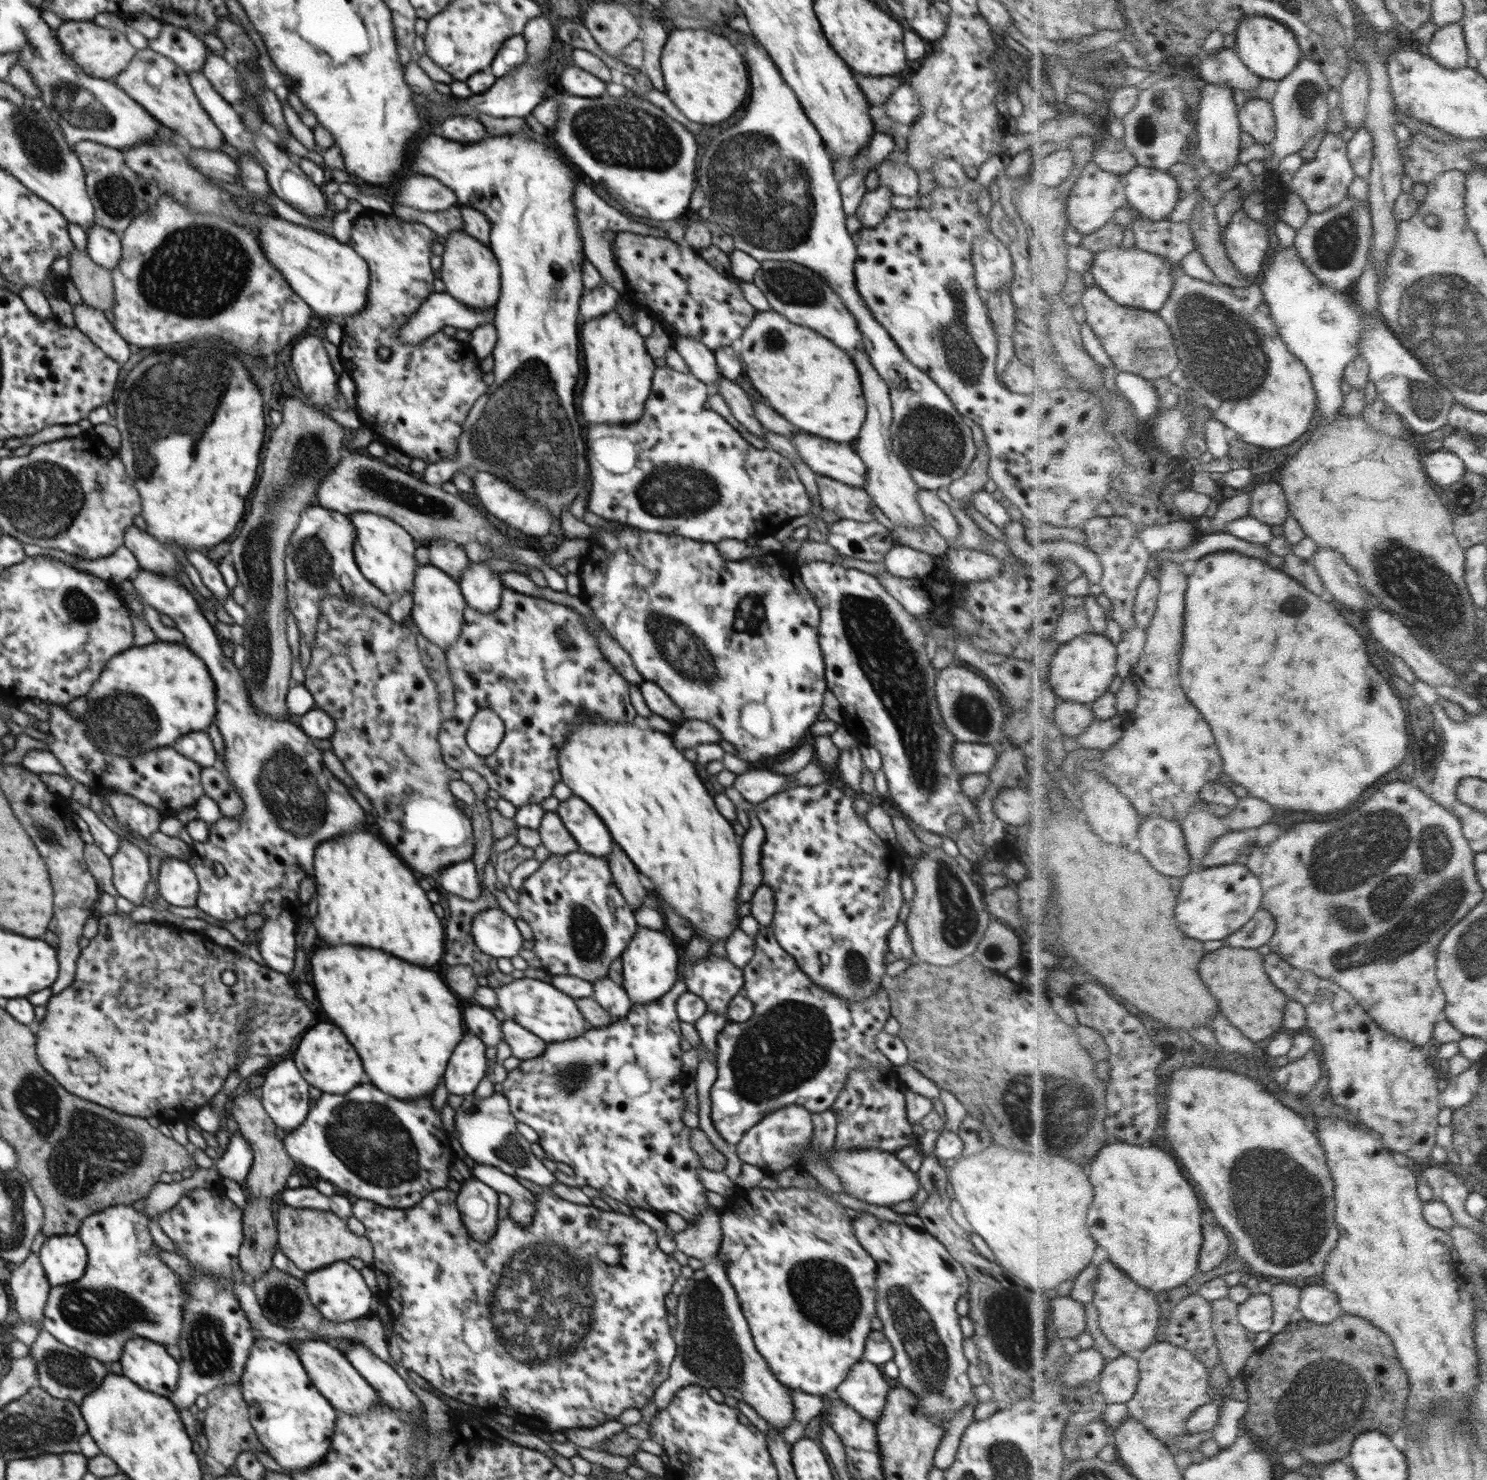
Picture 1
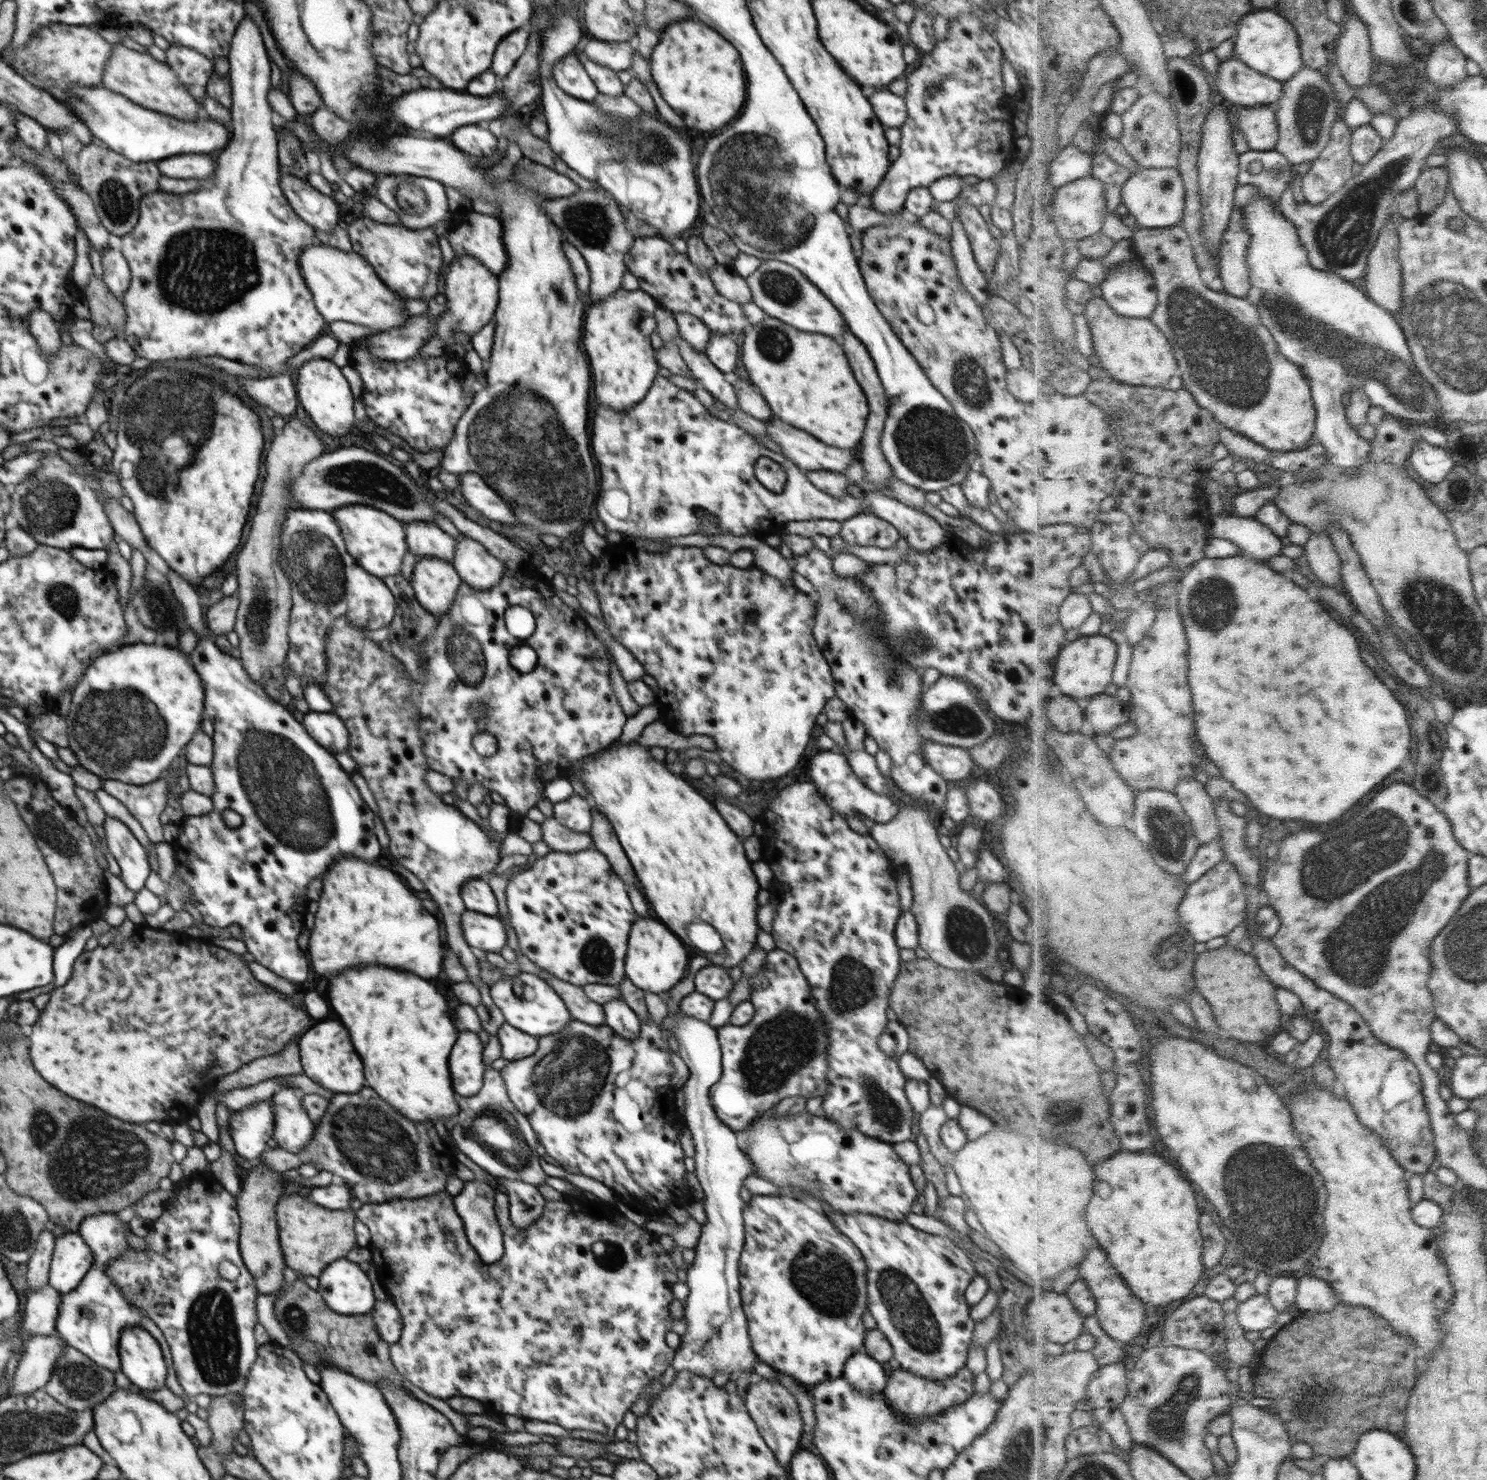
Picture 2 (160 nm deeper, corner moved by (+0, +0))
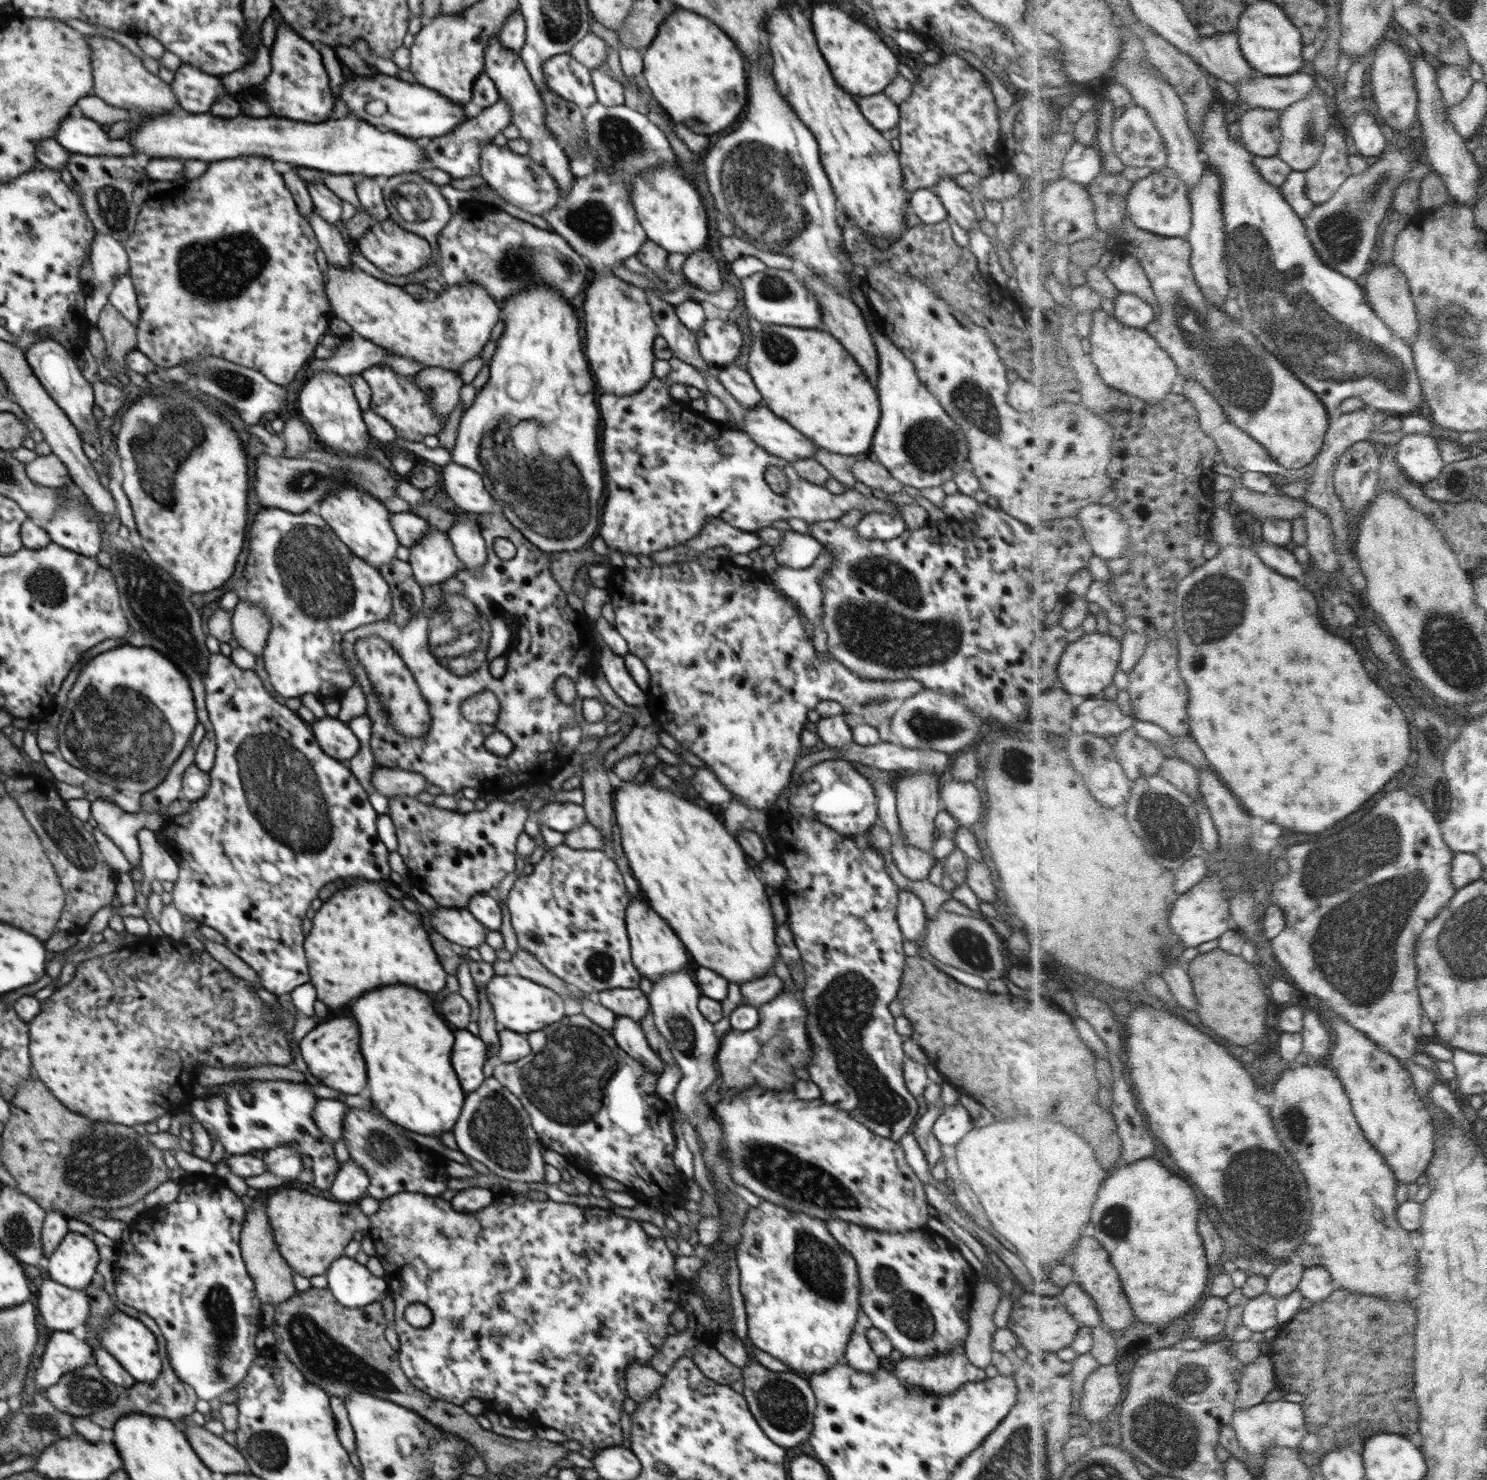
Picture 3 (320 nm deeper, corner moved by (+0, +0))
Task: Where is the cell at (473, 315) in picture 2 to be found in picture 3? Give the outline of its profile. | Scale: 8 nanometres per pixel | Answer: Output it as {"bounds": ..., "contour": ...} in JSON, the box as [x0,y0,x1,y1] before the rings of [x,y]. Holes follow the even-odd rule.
{"bounds":[324,267,501,376],"contour":[[[327,267],[324,296],[332,317],[345,320],[357,336],[391,350],[396,356],[419,362],[425,368],[440,367],[460,376],[464,363],[480,357],[491,338],[491,330],[499,321],[501,306],[482,285],[476,283],[450,286],[442,290],[439,297],[417,304],[404,288],[387,284],[360,268]]]}

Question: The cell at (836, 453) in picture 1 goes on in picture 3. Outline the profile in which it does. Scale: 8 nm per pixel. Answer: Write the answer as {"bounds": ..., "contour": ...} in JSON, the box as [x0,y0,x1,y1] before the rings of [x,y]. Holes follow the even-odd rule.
{"bounds":[743,404,816,463],"contour":[[[764,404],[746,408],[743,432],[760,448],[789,463],[805,458],[814,459],[816,446]]]}

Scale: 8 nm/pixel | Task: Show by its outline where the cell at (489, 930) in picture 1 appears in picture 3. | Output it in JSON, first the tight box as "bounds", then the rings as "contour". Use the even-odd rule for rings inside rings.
{"bounds":[428,907,489,948],"contour":[[[438,907],[428,911],[428,922],[434,930],[447,938],[456,947],[478,948],[486,940],[489,931],[466,909]]]}

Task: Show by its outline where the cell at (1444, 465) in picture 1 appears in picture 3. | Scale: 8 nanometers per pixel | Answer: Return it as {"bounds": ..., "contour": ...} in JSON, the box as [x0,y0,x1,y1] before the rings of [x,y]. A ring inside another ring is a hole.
{"bounds":[1397,433,1448,484],"contour":[[[1430,433],[1407,434],[1397,445],[1398,462],[1403,469],[1421,484],[1440,478],[1448,464],[1439,438]]]}

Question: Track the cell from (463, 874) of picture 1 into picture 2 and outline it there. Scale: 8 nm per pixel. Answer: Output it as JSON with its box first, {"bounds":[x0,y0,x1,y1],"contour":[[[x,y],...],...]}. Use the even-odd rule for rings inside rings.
{"bounds":[461,878,498,916],"contour":[[[471,878],[465,882],[461,888],[461,897],[468,910],[482,912],[488,916],[498,914],[496,897],[486,878]]]}

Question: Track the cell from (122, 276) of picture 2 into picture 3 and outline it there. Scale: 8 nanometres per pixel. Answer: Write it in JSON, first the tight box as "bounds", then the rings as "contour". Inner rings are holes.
{"bounds":[108,273,140,327],"contour":[[[128,273],[117,278],[110,286],[108,293],[109,303],[115,306],[122,313],[122,316],[136,327],[140,318],[140,309],[138,308],[134,284]]]}

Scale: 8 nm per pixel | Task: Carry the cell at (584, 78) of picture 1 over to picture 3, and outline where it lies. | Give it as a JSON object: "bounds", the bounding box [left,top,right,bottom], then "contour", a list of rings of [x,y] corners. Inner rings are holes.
{"bounds":[543,53,597,107],"contour":[[[569,53],[553,56],[543,64],[544,80],[549,90],[577,106],[588,107],[597,102],[591,71]]]}

